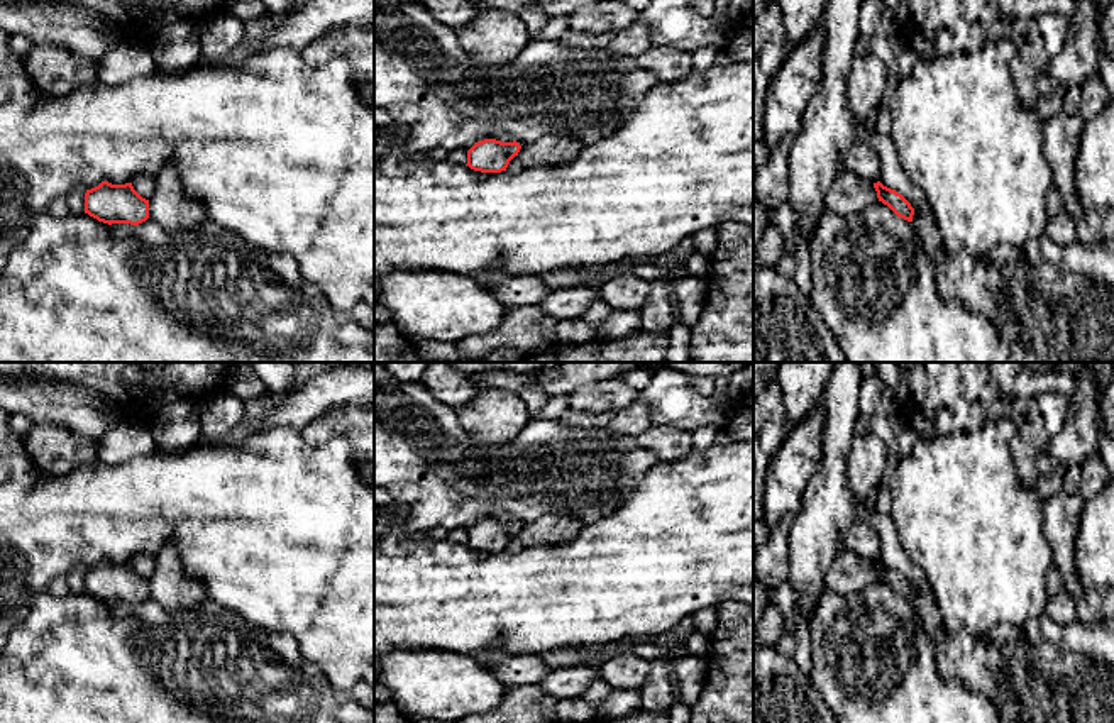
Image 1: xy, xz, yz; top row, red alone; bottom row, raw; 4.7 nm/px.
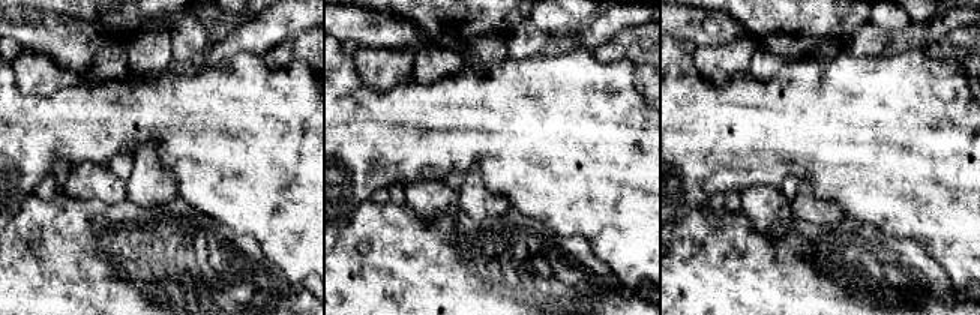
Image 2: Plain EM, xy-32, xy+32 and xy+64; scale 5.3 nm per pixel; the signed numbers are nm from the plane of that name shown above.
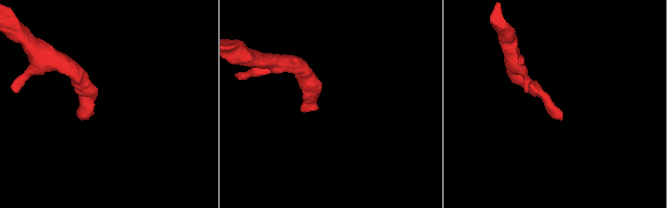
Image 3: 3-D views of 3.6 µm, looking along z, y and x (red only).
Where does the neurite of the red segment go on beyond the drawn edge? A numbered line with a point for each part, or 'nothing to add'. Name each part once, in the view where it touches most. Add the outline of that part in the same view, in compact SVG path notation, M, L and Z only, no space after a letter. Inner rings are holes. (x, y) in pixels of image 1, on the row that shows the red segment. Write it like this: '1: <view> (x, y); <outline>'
nothing to add

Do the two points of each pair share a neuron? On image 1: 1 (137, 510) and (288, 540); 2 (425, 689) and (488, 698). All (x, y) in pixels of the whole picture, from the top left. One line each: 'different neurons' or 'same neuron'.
1: same neuron
2: same neuron

